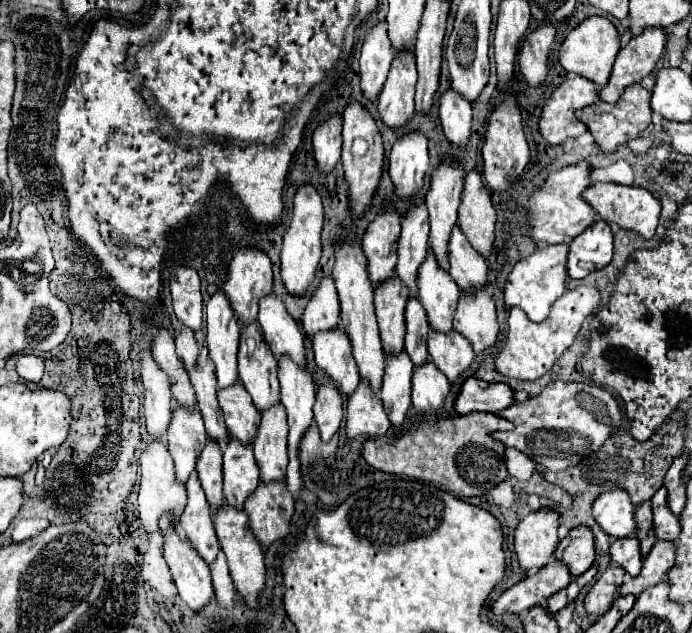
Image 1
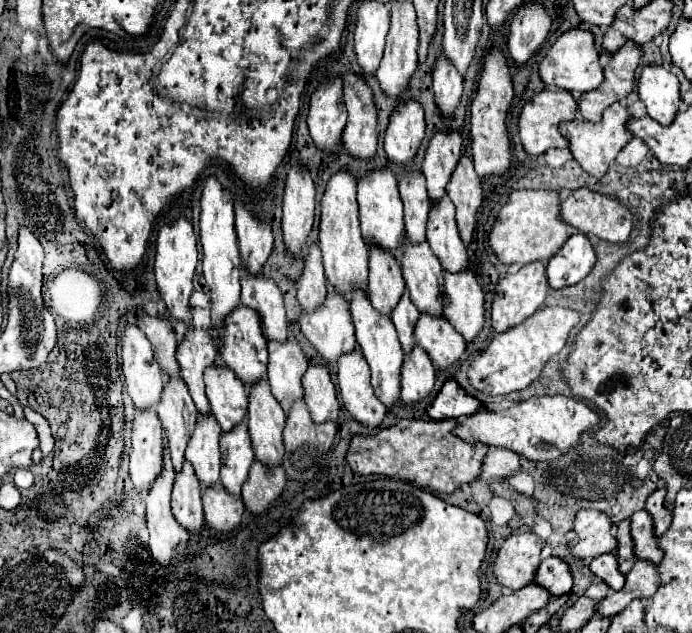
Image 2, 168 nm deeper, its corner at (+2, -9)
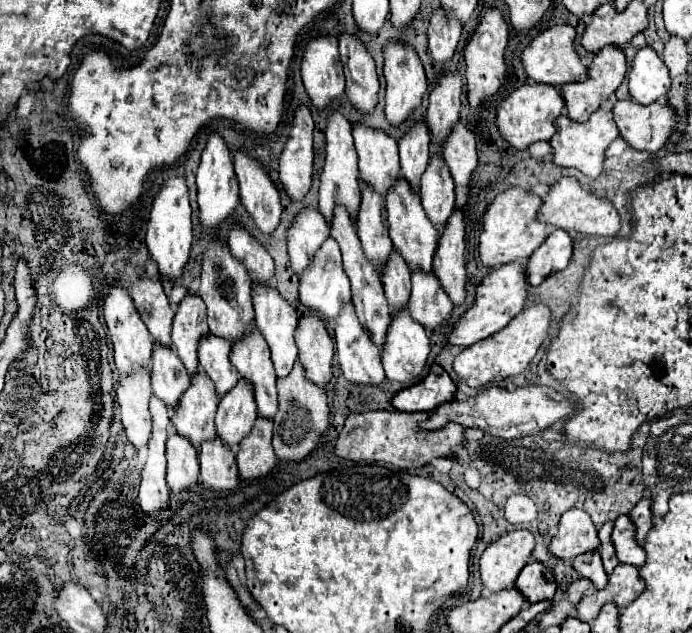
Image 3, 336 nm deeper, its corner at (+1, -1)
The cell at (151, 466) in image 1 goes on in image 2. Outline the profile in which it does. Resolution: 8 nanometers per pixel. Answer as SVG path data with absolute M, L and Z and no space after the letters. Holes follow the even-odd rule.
M153 408L137 410L131 424L129 474L137 492L147 492L161 472L161 422Z

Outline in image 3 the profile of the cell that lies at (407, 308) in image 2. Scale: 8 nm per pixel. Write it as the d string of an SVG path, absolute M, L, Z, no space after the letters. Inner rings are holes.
M394 252L386 264L386 270L382 272L382 282L392 312L398 314L406 310L406 304L410 300L410 270L406 262L402 262L402 258L398 258Z

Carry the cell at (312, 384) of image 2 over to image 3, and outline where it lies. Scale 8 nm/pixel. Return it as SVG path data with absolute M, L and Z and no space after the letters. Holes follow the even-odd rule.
M304 314L298 322L298 350L306 378L324 390L332 380L334 342L324 322L314 314Z

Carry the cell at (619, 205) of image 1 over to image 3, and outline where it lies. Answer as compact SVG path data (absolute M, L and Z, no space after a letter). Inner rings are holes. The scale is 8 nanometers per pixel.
M562 178L552 188L550 194L544 198L544 204L538 212L538 220L550 222L556 228L592 236L616 236L620 232L620 214L608 198L598 198L592 192L586 192L576 178Z

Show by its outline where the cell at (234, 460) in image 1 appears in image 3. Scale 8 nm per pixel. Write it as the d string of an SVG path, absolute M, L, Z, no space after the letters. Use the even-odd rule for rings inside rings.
M240 380L226 398L220 398L216 412L216 430L218 438L232 452L238 452L240 442L252 432L254 422L258 418L254 396L250 394L250 386Z

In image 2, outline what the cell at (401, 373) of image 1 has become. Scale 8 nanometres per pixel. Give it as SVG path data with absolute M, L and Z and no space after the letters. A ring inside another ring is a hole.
M355 288L351 292L351 316L353 316L353 324L355 324L355 332L357 332L357 342L365 354L365 360L371 368L371 384L375 390L375 396L385 404L391 406L399 400L399 378L401 378L401 364L403 364L403 350L395 332L395 326L391 322L389 316L377 312L371 302L367 300L367 294L359 288Z

